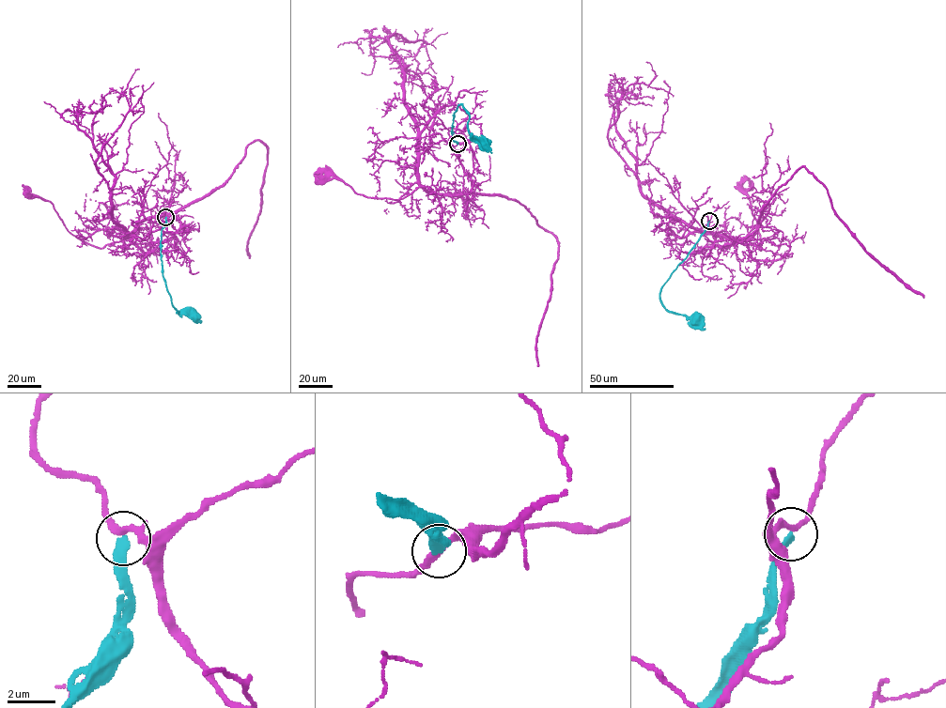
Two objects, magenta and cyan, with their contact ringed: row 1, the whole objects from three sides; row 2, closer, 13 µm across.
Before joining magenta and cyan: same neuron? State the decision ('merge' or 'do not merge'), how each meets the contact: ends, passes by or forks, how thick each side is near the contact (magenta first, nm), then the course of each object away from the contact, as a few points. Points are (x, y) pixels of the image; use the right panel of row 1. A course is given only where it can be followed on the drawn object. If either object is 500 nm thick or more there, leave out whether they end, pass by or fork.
do not merge; magenta passes by; cyan ends there; 240 nm thick on the magenta side, 320 nm on the other; magenta runs (709, 221), (714, 241), (760, 224), (696, 230), (610, 145), (646, 62); cyan runs (709, 221), (699, 240), (673, 272), (659, 295), (666, 309), (696, 321)

